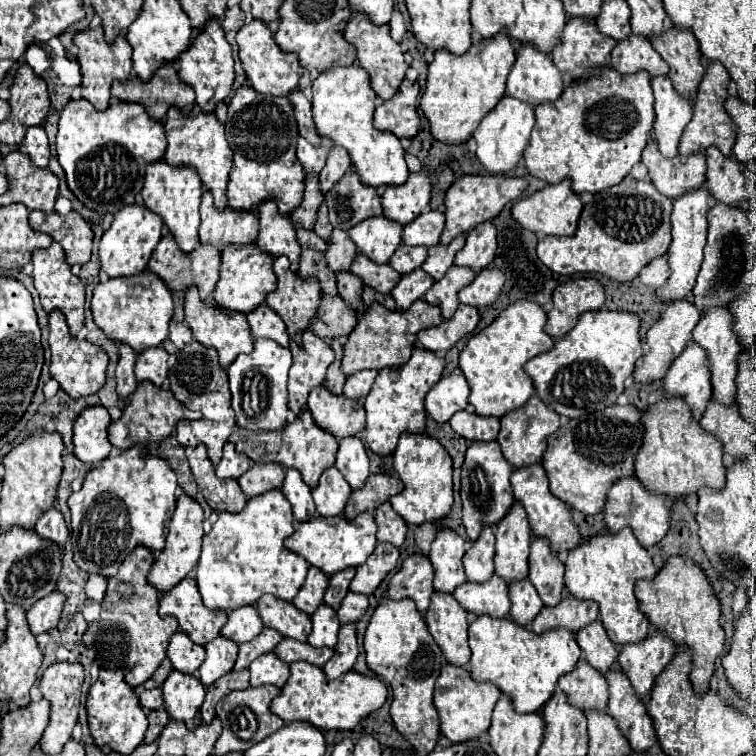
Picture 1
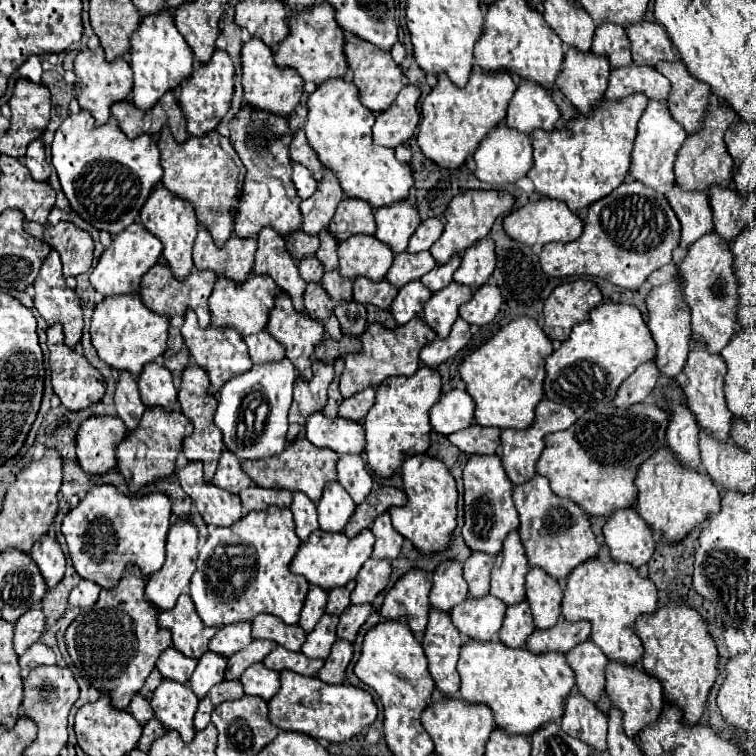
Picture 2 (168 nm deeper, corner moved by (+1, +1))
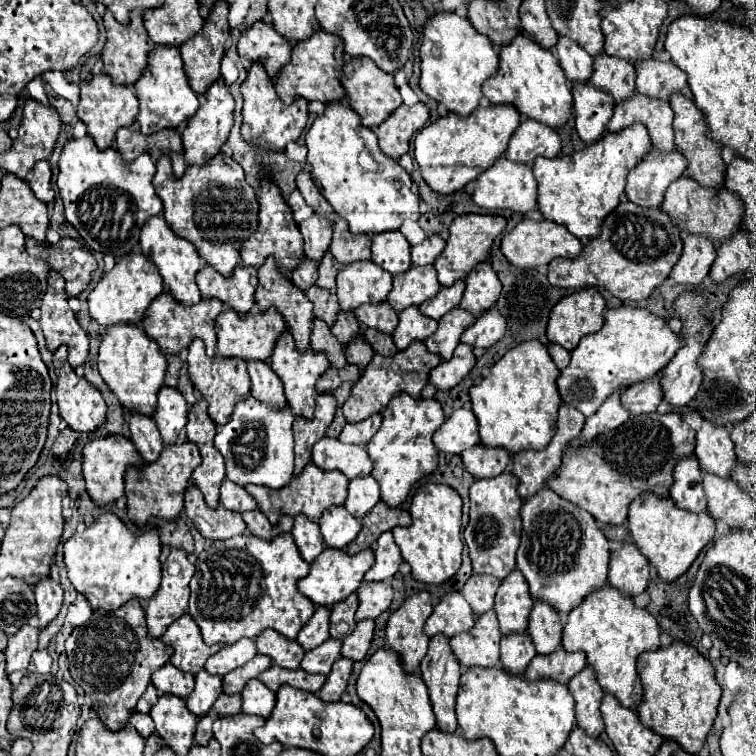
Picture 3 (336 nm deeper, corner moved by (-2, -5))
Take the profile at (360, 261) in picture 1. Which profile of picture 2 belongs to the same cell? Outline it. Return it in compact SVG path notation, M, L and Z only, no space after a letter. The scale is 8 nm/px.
M359 277L357 281L353 281L353 299L361 305L375 305L379 309L389 309L395 295L397 295L397 289L389 285L389 281L373 283L365 277Z

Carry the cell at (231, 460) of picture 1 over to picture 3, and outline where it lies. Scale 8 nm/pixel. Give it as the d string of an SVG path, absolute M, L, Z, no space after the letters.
M228 479L222 483L222 489L220 489L220 505L226 509L232 509L232 511L238 511L238 513L258 507L256 499L244 487L240 487L238 483L232 483Z

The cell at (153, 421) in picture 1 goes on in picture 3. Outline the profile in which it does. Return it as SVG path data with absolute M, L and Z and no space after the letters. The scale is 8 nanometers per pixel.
M188 439L164 445L160 457L154 463L130 465L126 469L126 505L130 519L138 525L144 525L152 517L176 519L184 507L184 491L196 465L200 465L200 453L196 443L190 443Z

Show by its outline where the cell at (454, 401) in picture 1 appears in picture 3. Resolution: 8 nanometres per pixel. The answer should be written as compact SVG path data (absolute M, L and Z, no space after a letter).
M456 409L434 433L434 445L444 453L460 453L480 441L478 421L470 409Z

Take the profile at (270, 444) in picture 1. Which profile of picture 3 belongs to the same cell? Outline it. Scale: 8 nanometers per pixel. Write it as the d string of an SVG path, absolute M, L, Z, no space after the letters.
M308 463L300 475L294 475L290 479L290 483L280 489L270 489L270 487L262 487L262 485L246 485L246 489L258 501L258 507L268 515L270 523L278 523L280 513L288 513L292 517L298 513L304 513L312 521L318 521L324 509L328 509L330 505L342 505L346 501L348 479L340 471L324 471L324 469L316 467L314 463Z

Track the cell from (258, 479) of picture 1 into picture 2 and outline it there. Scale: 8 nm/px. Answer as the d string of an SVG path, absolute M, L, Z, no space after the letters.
M257 485L241 491L239 497L241 497L241 505L243 505L245 513L261 511L261 509L267 509L269 505L289 507L291 499L293 499L289 491L283 491L283 489L261 489Z

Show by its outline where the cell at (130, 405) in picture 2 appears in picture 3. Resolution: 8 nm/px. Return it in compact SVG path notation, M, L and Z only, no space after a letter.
M130 413L128 419L128 429L130 429L130 439L144 457L146 463L154 461L156 455L162 451L162 439L160 431L156 431L156 423L152 417L142 415L142 413Z

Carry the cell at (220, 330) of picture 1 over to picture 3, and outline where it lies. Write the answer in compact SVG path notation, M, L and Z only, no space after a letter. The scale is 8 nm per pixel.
M194 339L188 349L190 349L190 353L188 353L186 361L188 361L190 379L192 379L194 387L206 397L208 413L210 413L212 421L216 425L224 425L228 421L228 415L232 413L234 403L238 403L244 395L250 393L250 375L248 375L246 361L244 359L236 359L236 357L222 357L222 355L208 357L204 353L202 339Z

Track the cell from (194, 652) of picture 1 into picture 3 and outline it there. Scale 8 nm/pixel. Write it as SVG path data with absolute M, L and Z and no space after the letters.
M166 663L152 675L152 683L160 693L172 693L186 699L194 687L194 675L180 671L172 663Z

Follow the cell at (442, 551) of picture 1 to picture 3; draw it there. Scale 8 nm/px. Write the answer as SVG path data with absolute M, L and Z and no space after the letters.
M448 591L438 605L434 605L432 615L426 621L424 633L428 633L428 637L436 635L436 633L444 633L448 637L468 631L474 623L474 613L472 607L468 605L468 601L464 599L462 591Z

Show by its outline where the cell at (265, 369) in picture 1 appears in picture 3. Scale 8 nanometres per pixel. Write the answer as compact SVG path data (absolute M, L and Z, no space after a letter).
M252 393L240 399L230 415L226 425L218 427L216 433L216 449L222 453L226 463L226 479L238 485L266 485L272 489L280 489L288 485L294 469L294 439L292 439L292 407L272 407L262 403Z

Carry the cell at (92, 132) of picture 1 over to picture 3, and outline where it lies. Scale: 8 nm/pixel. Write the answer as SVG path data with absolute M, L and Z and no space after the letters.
M84 135L80 139L70 139L64 145L58 167L58 189L64 201L66 221L76 227L86 241L86 247L94 251L112 253L116 259L120 259L128 251L136 249L144 221L162 213L162 201L152 185L156 165L146 153L134 163L126 163L116 147L100 151L94 145L94 139Z

